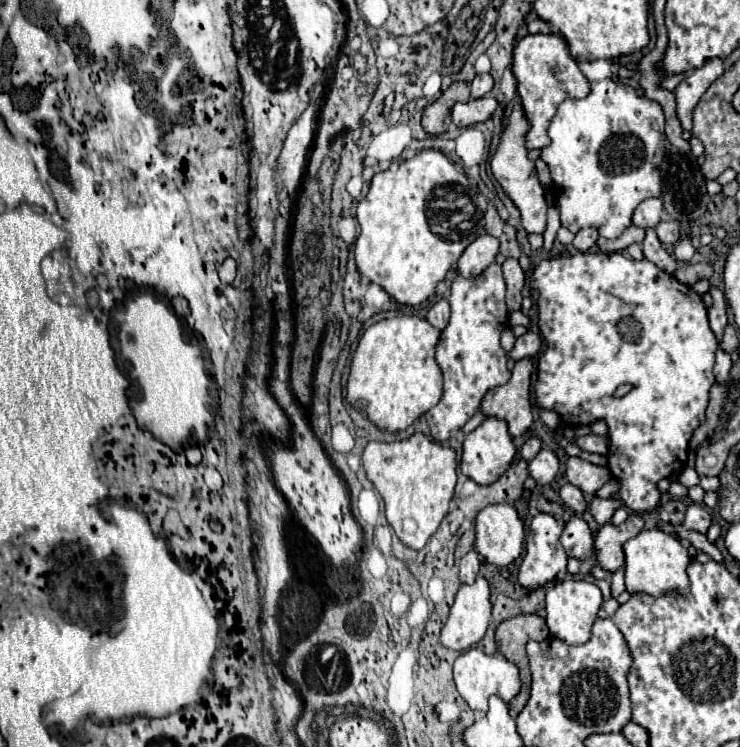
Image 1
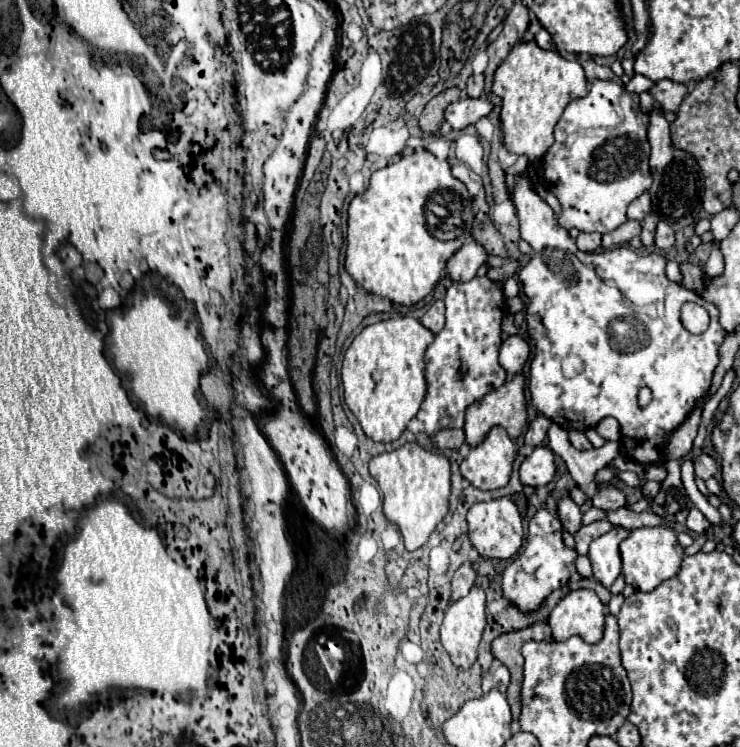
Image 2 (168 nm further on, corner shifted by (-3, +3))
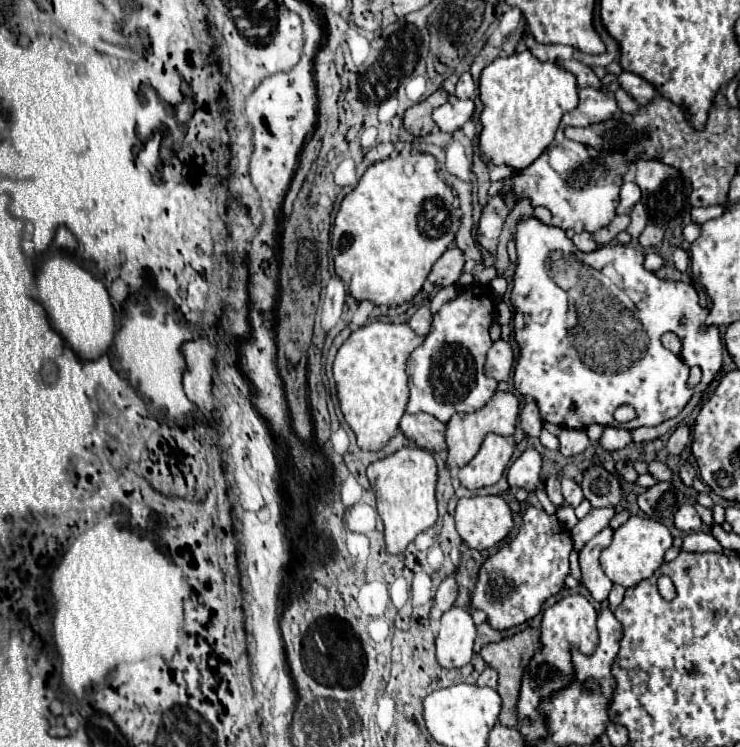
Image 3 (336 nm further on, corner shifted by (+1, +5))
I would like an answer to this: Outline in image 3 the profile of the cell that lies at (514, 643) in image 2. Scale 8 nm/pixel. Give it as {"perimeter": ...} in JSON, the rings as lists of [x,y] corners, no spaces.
{"perimeter":[[[526,628],[526,630],[522,630],[522,634],[514,634],[496,644],[486,644],[480,652],[484,662],[498,672],[498,694],[502,698],[502,710],[498,714],[498,722],[502,726],[516,726],[516,702],[518,702],[518,694],[520,694],[520,678],[522,678],[524,666],[530,662],[532,654],[536,654],[536,648],[540,648],[538,628]]]}

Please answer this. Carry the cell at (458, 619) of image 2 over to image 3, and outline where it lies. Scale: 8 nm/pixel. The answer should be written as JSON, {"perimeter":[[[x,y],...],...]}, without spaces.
{"perimeter":[[[450,608],[448,612],[442,614],[440,620],[440,634],[436,638],[436,660],[442,668],[462,668],[470,662],[472,658],[472,646],[476,638],[476,626],[472,622],[472,616],[468,608]]]}

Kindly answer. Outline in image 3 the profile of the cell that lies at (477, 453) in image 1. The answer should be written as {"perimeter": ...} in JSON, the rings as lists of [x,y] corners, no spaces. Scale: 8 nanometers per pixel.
{"perimeter":[[[488,434],[478,450],[478,454],[458,472],[458,480],[468,490],[480,490],[492,486],[504,474],[513,455],[514,446],[509,438]]]}

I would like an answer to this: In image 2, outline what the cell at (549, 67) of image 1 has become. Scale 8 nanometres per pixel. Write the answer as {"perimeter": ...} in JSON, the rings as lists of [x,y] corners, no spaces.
{"perimeter":[[[534,40],[518,42],[504,64],[496,70],[492,86],[494,94],[502,98],[502,128],[504,144],[514,154],[526,154],[530,162],[538,162],[552,146],[552,130],[560,120],[566,104],[572,98],[588,94],[588,80],[578,62],[562,58],[556,50],[544,50]]]}

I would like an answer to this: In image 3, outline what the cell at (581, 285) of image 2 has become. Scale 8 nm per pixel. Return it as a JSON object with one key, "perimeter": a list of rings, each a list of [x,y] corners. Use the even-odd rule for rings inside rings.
{"perimeter":[[[528,218],[528,220],[520,220],[518,222],[518,228],[516,228],[516,248],[518,248],[518,264],[516,264],[516,272],[514,272],[514,286],[512,286],[512,292],[510,292],[510,300],[512,300],[512,306],[514,306],[514,318],[512,318],[512,324],[514,324],[514,340],[518,344],[518,362],[516,362],[516,368],[514,368],[514,386],[516,390],[522,394],[522,396],[530,396],[538,402],[538,408],[540,408],[540,416],[544,422],[550,422],[550,424],[558,424],[562,428],[572,428],[572,430],[582,430],[582,428],[588,428],[590,424],[600,424],[600,426],[616,426],[612,414],[614,410],[620,406],[620,404],[632,404],[634,410],[636,410],[636,418],[628,424],[622,424],[624,428],[628,430],[634,430],[638,426],[658,426],[662,424],[664,420],[668,418],[674,418],[682,412],[682,408],[688,404],[688,400],[692,398],[692,394],[698,394],[698,392],[704,392],[706,386],[712,382],[712,378],[716,376],[716,372],[720,370],[722,366],[722,338],[720,338],[720,330],[716,326],[710,328],[710,332],[700,332],[700,326],[704,324],[706,316],[708,316],[708,308],[702,308],[698,304],[698,294],[694,290],[692,284],[686,284],[686,282],[668,282],[668,280],[660,280],[658,276],[654,276],[654,272],[648,272],[644,270],[642,262],[644,262],[644,254],[632,246],[624,246],[624,244],[606,244],[590,254],[584,254],[580,250],[576,250],[574,242],[566,238],[566,234],[556,228],[556,226],[546,226],[542,222],[538,222],[536,218]],[[616,274],[622,276],[622,284],[616,286]],[[638,288],[638,290],[636,290]],[[612,294],[614,294],[614,302],[612,302]],[[612,308],[614,308],[614,318],[612,318]],[[664,332],[676,332],[678,338],[682,340],[682,360],[678,356],[674,356],[670,350],[666,350],[660,342],[660,336]],[[570,358],[570,366],[568,368],[562,368],[562,362]],[[690,366],[700,366],[702,368],[702,380],[696,388],[688,388],[686,386],[686,380],[688,380],[688,370]],[[570,404],[576,404],[574,410],[570,410]]]}

